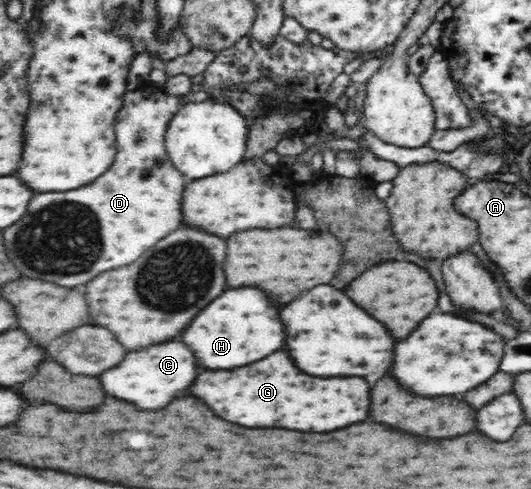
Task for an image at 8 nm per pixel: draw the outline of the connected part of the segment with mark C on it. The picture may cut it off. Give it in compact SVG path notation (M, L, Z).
M166 342L140 352L130 352L118 368L100 374L98 378L112 396L128 400L138 408L158 410L158 406L166 406L166 402L174 402L174 398L188 394L186 386L198 378L198 366L194 366L194 358L190 358L190 350L186 350L182 342Z

